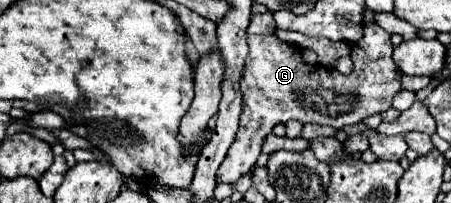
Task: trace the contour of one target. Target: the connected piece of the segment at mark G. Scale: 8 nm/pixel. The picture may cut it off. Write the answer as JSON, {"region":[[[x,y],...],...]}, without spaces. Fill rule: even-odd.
{"region":[[[375,23],[365,25],[363,39],[352,46],[351,75],[341,75],[339,71],[325,69],[321,65],[307,65],[301,59],[301,51],[297,47],[279,41],[275,35],[247,35],[247,43],[249,55],[241,75],[241,125],[237,139],[229,147],[229,153],[217,171],[217,183],[233,183],[255,165],[263,141],[271,133],[273,125],[297,119],[301,123],[319,123],[343,129],[345,125],[353,125],[361,119],[389,109],[393,95],[401,91],[401,75],[397,73],[397,67],[391,59],[391,35]],[[327,73],[333,79],[333,85],[323,83]],[[329,89],[337,93],[317,93]]]}

